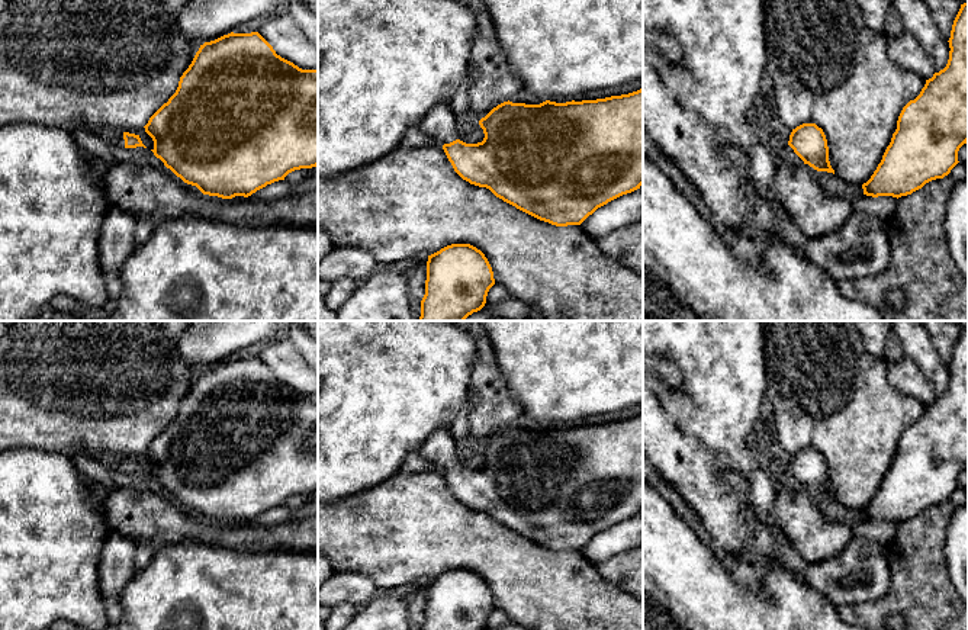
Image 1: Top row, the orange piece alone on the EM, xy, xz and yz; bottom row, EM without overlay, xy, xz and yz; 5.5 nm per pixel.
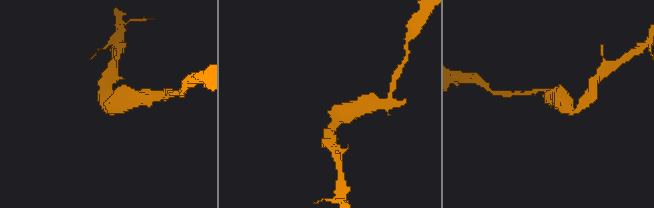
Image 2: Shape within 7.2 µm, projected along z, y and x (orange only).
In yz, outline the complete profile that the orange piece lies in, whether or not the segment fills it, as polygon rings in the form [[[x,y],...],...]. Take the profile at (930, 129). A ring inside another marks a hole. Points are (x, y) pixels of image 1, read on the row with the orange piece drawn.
[[[968,1],[961,4],[948,42],[946,67],[926,80],[920,94],[903,107],[881,163],[862,184],[864,195],[907,196],[932,180],[943,179],[959,163],[958,151],[968,142]]]

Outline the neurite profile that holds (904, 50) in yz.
[[[907,30],[888,39],[888,55],[901,68],[916,73],[924,80],[932,78],[936,73],[933,60]]]

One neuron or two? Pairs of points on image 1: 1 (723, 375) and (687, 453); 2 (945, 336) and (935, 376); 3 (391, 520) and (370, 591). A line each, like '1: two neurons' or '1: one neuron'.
1: two neurons
2: two neurons
3: two neurons

